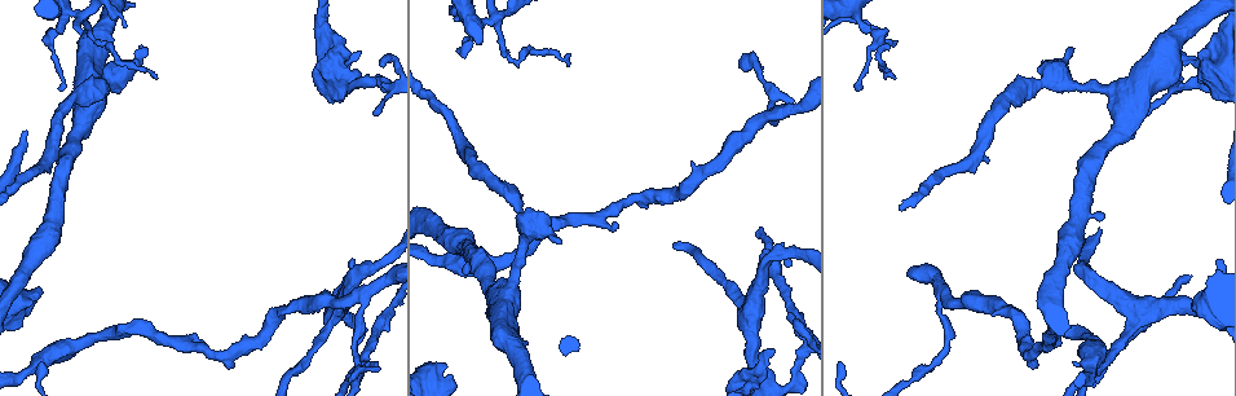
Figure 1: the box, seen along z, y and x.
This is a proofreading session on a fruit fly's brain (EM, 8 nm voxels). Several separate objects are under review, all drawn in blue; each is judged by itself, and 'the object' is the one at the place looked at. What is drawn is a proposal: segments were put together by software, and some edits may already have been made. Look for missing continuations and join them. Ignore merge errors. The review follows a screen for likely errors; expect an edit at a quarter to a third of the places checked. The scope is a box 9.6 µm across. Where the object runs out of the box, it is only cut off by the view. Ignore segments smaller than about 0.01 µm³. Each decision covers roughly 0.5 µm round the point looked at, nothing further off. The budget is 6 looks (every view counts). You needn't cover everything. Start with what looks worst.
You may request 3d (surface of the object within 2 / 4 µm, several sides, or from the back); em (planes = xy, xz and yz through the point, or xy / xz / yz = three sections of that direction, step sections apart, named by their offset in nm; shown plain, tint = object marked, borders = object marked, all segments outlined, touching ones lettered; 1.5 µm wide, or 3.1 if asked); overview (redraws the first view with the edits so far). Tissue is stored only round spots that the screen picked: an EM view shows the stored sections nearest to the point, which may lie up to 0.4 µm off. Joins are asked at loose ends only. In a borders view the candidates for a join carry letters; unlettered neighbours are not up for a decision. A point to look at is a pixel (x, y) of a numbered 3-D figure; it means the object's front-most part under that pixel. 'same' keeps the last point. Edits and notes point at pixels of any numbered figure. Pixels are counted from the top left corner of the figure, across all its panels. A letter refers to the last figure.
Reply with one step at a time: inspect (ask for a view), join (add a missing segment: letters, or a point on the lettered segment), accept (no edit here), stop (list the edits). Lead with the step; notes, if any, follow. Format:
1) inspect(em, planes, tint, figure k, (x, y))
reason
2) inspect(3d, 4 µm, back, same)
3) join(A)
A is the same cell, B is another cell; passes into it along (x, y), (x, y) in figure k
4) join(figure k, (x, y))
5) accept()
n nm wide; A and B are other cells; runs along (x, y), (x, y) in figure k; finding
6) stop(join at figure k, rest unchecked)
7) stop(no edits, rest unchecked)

inspect(3d, 4 µm, figure 1, (892, 77))
long arm stops here

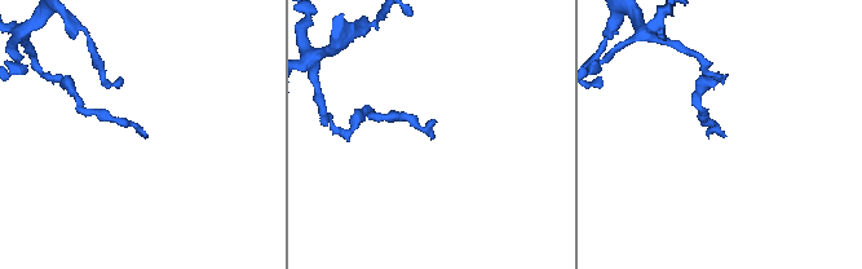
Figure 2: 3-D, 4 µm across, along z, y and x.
inspect(em, xy, step 4, borders, figure 2, (140, 134))

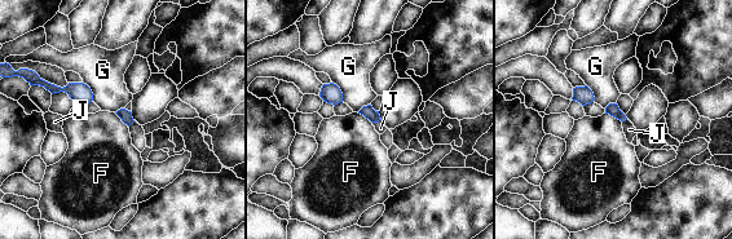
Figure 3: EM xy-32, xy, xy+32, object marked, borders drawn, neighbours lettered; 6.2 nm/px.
join(J)
J is the same cell, F and G are other cells; it goes on there

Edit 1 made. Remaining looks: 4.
inspect(em, xz, step 8, borders, figure 1, (794, 100))
branch stops here

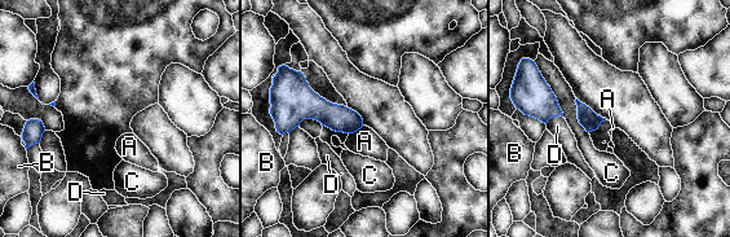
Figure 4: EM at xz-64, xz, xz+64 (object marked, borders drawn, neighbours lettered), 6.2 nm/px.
accept()
C touches over 320 nm; A, B, C and D are other cells; no lettered segment goes on from it

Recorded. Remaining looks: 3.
inspect(3d, 2 µm, figure 1, (1216, 263))
thin end

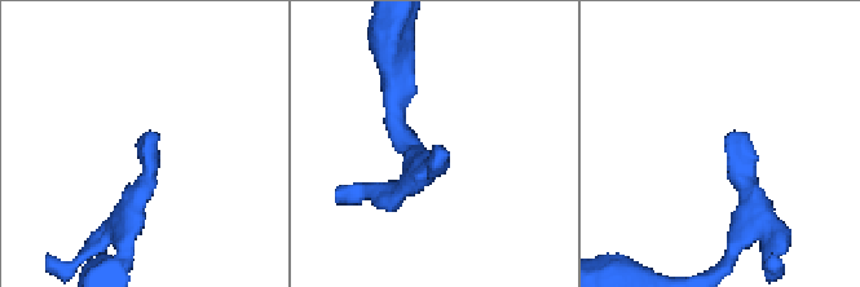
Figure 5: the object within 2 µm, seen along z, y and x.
inspect(em, xz, step 8, tint, figure 5, (724, 140))

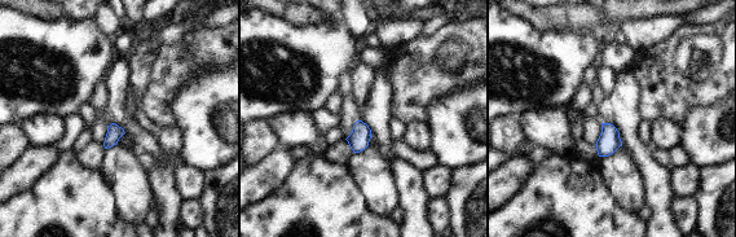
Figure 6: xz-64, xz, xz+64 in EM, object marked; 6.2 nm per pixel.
inspect(em, xz, step 8, borders, same)
what lies round it

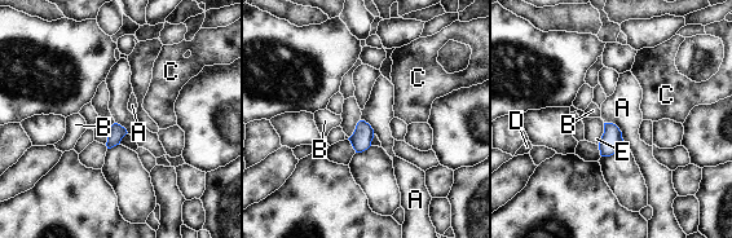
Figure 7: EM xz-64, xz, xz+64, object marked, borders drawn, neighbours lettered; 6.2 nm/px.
accept()
A, B, C, D and E are other cells; border along (604, 122), (618, 128), (625, 145) in figure 7; none of them fits

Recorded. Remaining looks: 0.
stop(join at figure 3, rest unchecked)

